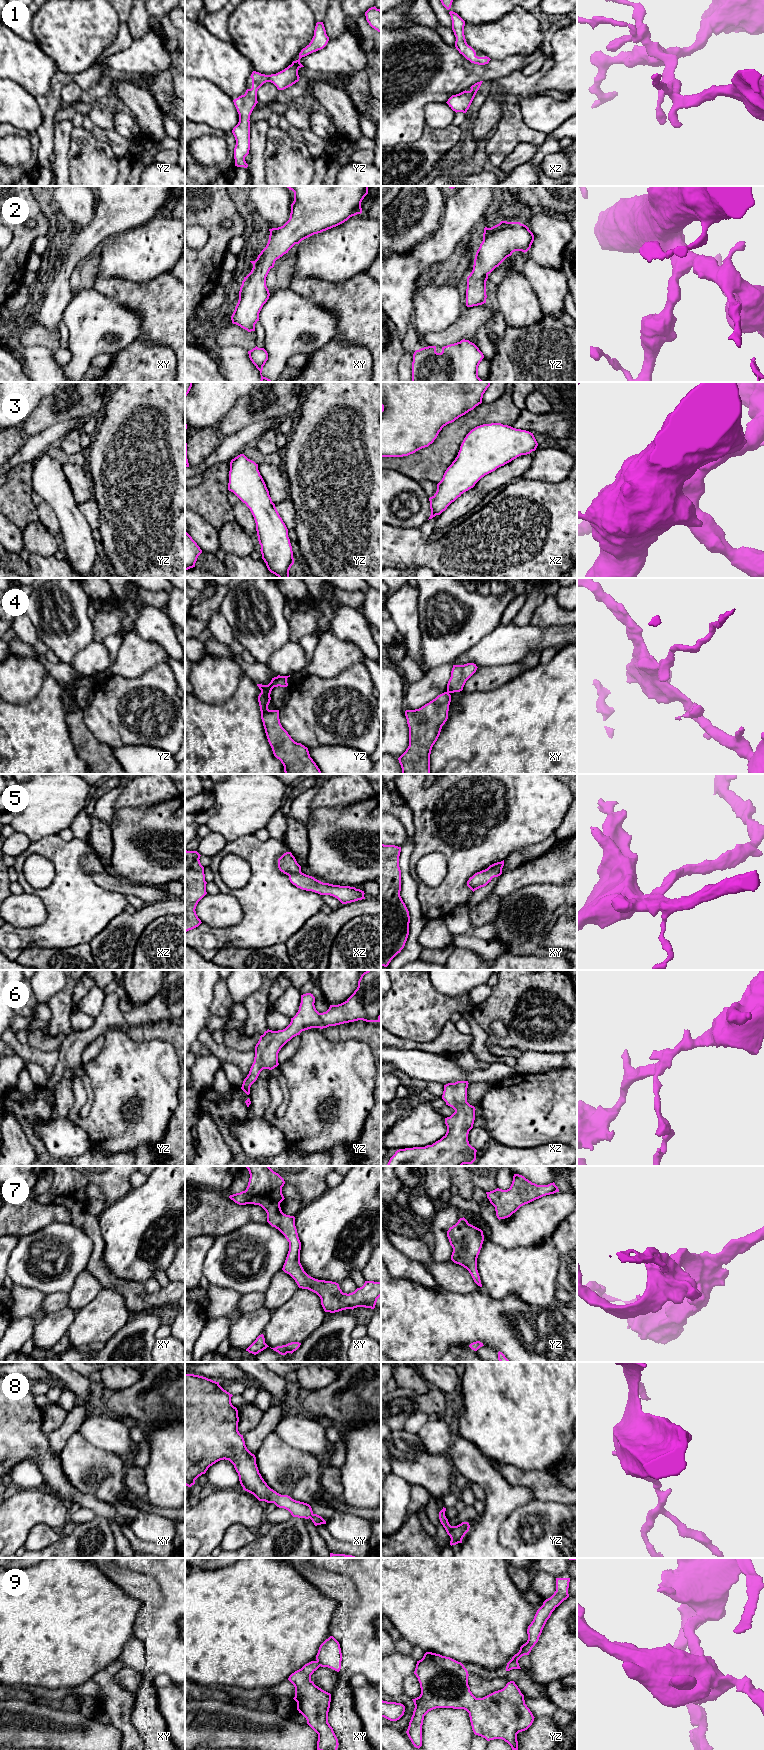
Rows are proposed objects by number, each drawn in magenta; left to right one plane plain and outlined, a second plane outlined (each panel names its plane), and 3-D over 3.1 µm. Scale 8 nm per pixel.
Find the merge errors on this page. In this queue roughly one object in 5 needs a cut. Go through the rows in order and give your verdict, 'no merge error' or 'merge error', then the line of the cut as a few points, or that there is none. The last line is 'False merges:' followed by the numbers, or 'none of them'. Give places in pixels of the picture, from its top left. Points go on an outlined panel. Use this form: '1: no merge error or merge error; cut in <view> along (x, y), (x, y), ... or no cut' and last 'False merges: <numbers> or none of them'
1: no merge error; no cut
2: no merge error; no cut
3: no merge error; no cut
4: merge error; cut in yz along (261, 691), (269, 695)
5: no merge error; no cut
6: no merge error; no cut
7: no merge error; no cut
8: no merge error; no cut
9: merge error; cut in yz along (511, 1659), (517, 1662)
False merges: 4, 9

